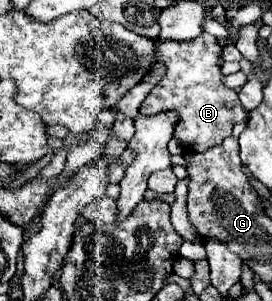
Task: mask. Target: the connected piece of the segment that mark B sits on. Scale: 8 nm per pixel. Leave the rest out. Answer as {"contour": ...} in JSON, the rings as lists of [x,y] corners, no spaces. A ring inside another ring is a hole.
{"contour":[[[203,32],[195,40],[187,42],[159,38],[151,40],[155,44],[155,60],[151,60],[151,68],[143,72],[143,78],[147,78],[157,64],[165,66],[165,74],[141,102],[141,114],[151,116],[167,110],[177,110],[181,114],[181,120],[177,122],[173,136],[189,152],[205,152],[213,146],[219,146],[227,136],[231,136],[235,124],[247,122],[247,110],[243,110],[235,90],[223,84],[223,74],[219,68],[221,46],[217,44],[215,36]]]}

